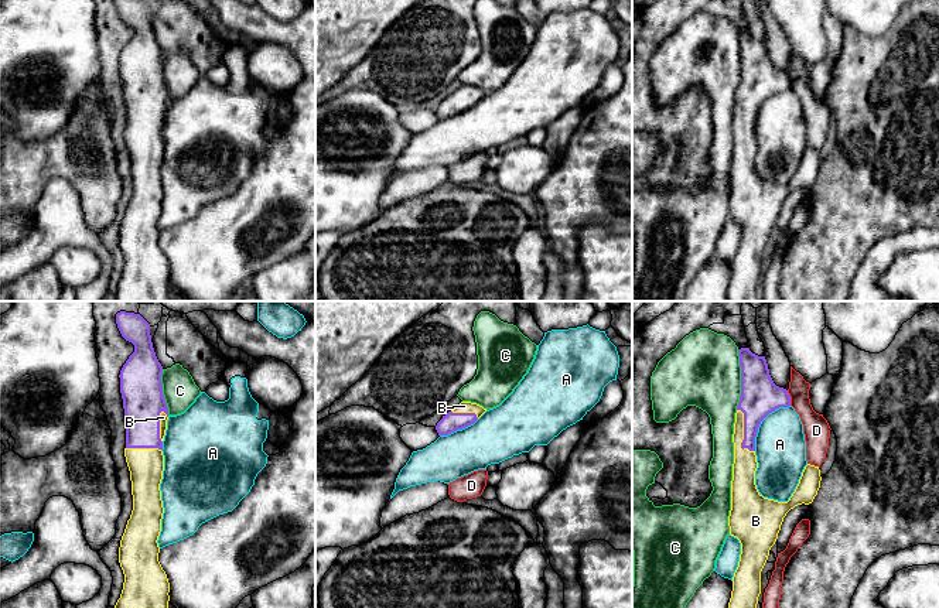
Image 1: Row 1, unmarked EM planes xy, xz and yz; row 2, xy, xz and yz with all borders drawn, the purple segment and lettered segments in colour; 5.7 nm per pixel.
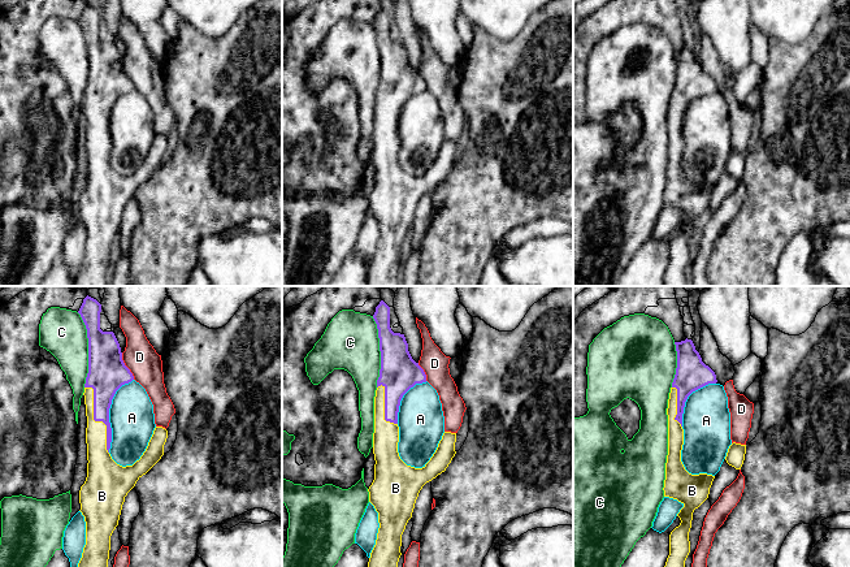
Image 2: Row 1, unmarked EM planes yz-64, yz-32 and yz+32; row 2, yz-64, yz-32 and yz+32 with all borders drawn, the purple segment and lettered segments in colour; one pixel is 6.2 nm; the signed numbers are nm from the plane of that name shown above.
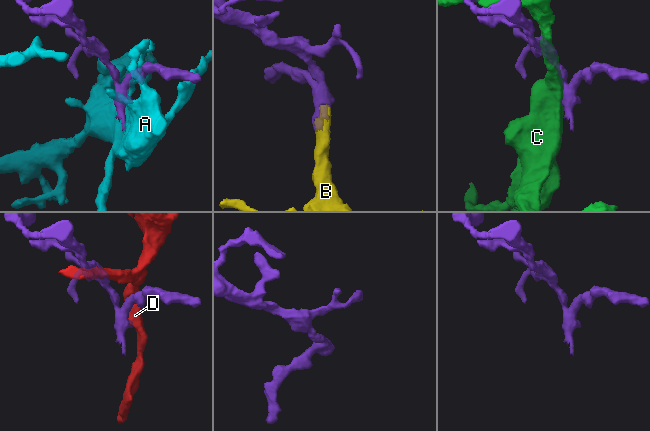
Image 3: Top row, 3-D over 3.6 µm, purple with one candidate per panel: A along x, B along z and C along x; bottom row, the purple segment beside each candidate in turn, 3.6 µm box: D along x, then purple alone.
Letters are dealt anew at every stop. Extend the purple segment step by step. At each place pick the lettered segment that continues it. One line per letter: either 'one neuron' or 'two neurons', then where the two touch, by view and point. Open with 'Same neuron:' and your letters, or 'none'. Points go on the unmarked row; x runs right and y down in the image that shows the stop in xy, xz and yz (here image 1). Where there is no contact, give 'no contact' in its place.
Same neuron: B
A: two neurons; contact yz (761, 103)
B: one neuron; contact yz (744, 118)
C: two neurons; contact yz (741, 62)
D: two neurons; contact yz (789, 81)

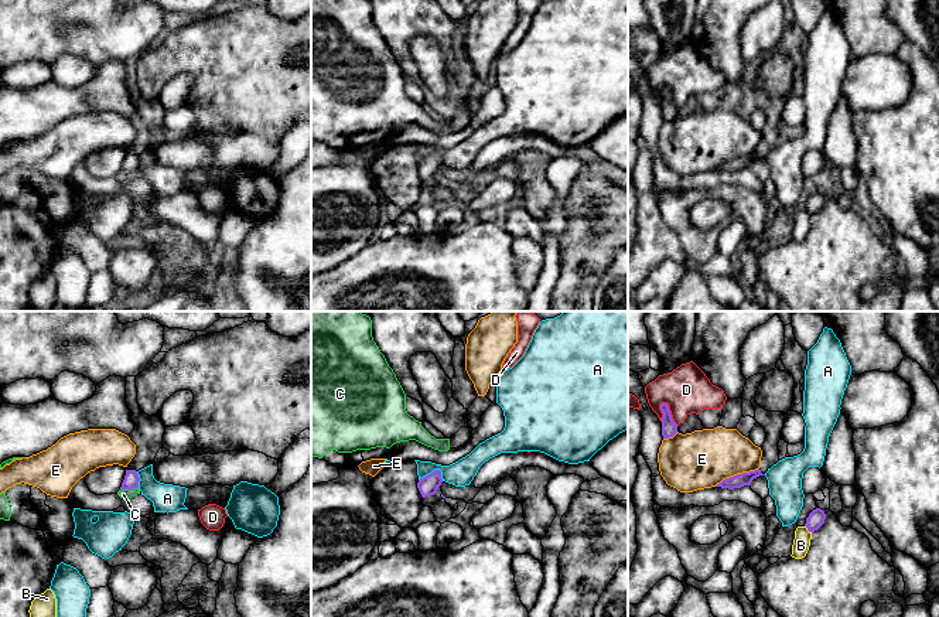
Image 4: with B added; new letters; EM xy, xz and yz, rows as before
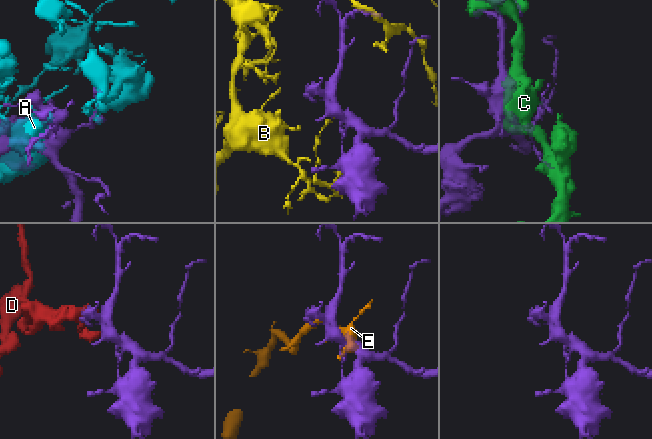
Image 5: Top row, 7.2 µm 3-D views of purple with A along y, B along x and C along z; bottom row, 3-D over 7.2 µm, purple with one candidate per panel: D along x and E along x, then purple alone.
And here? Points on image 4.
Same neuron: none
A: two neurons; contact xz (432, 156)
B: two neurons; contact yz (808, 212)
C: two neurons; contact xy (129, 171)
D: two neurons; contact yz (669, 96)
E: two neurons; contact yz (737, 157)

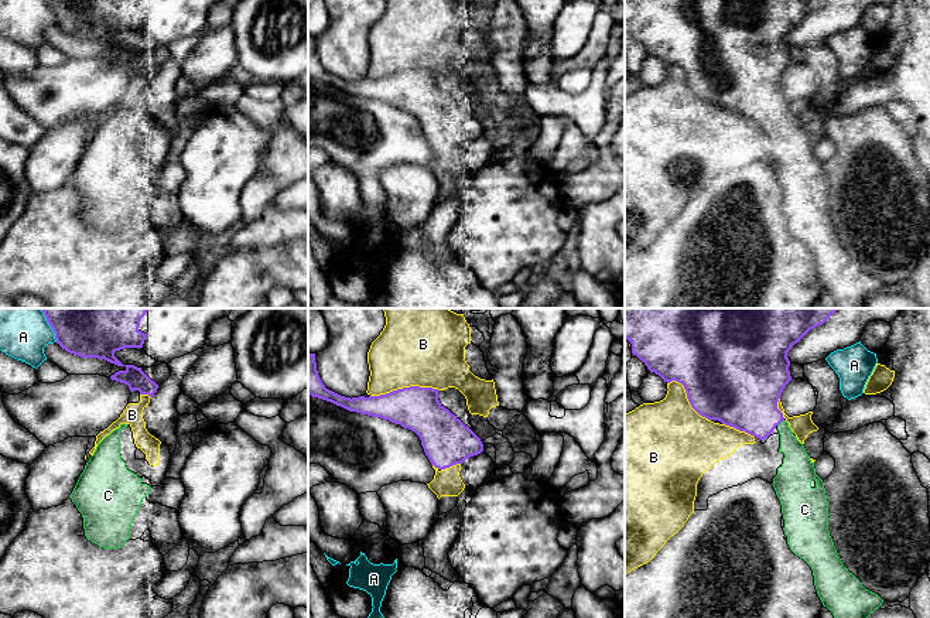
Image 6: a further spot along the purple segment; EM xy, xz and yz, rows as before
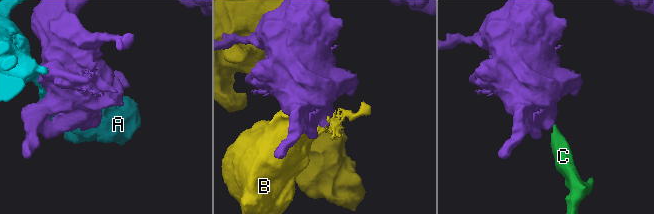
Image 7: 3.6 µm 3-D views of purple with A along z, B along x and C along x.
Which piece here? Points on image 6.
Same neuron: C
A: two neurons; contact xy (53, 12)
B: two neurons; contact xz (404, 71)
C: one neuron; contact yz (780, 105)

